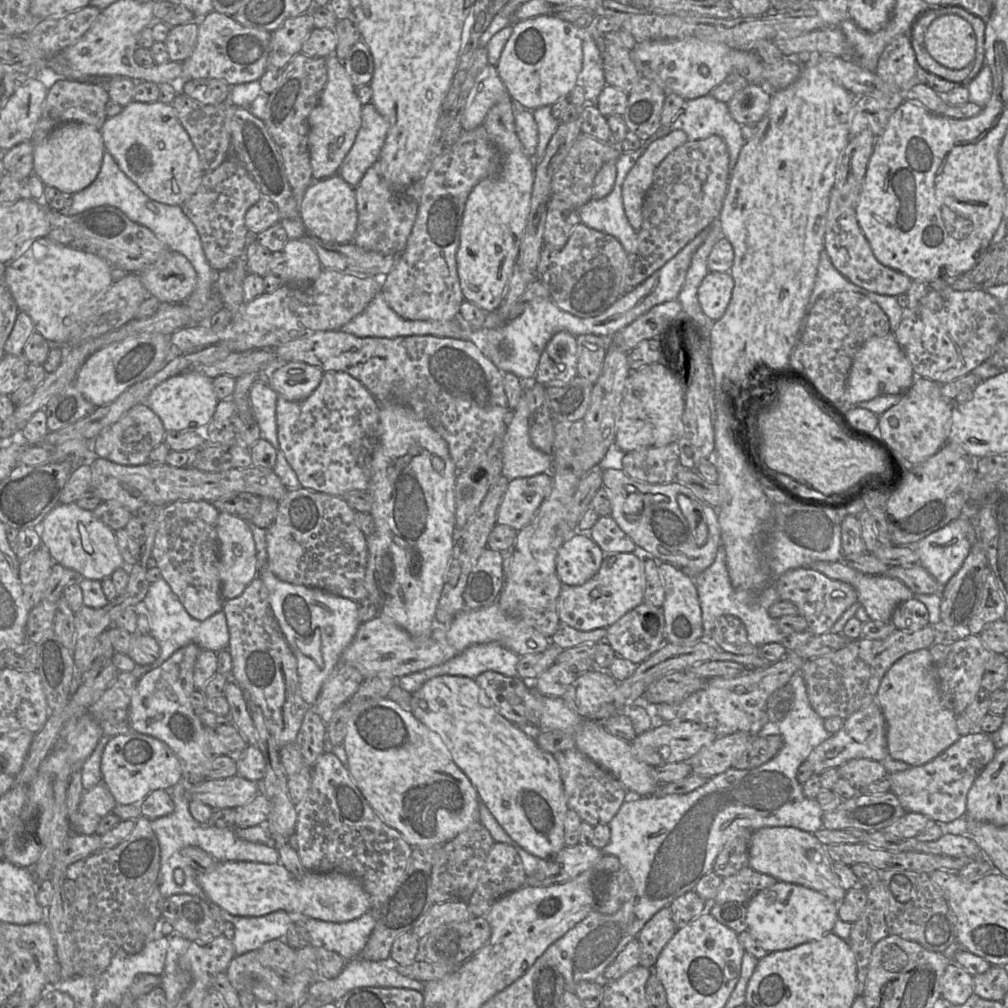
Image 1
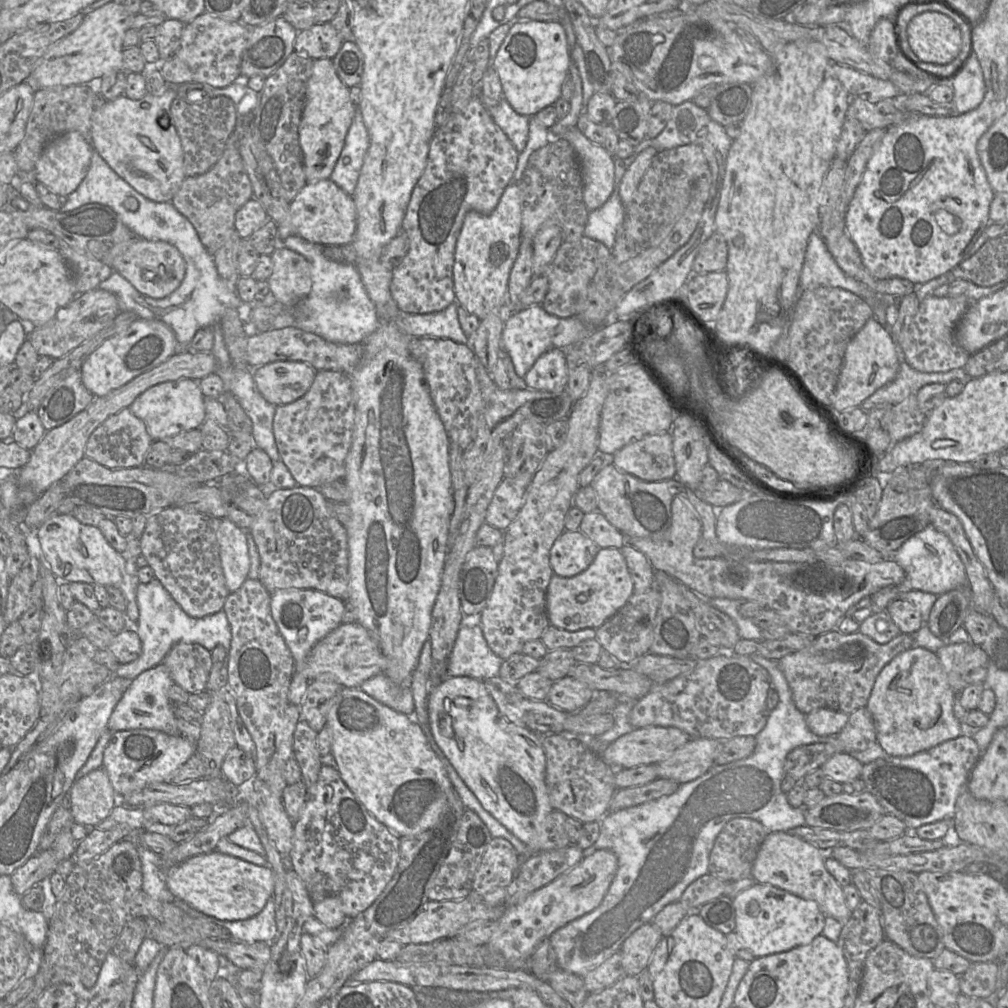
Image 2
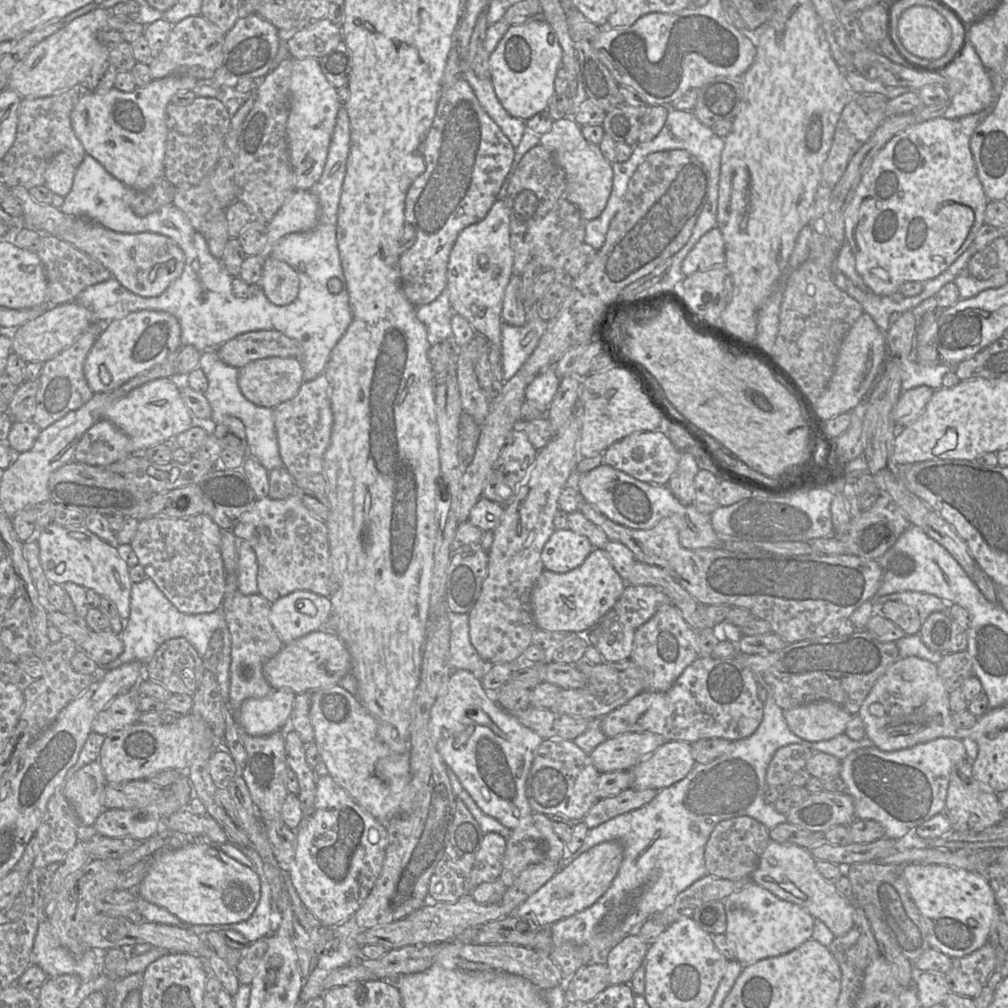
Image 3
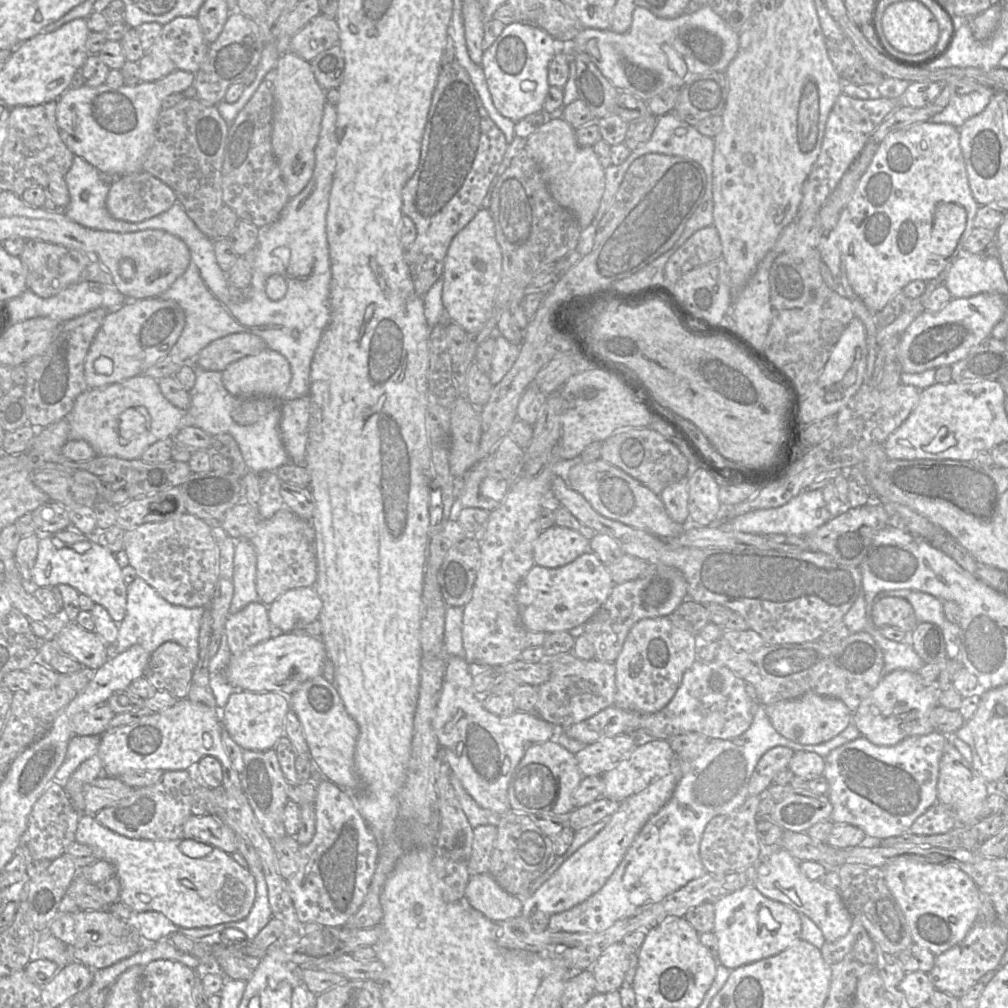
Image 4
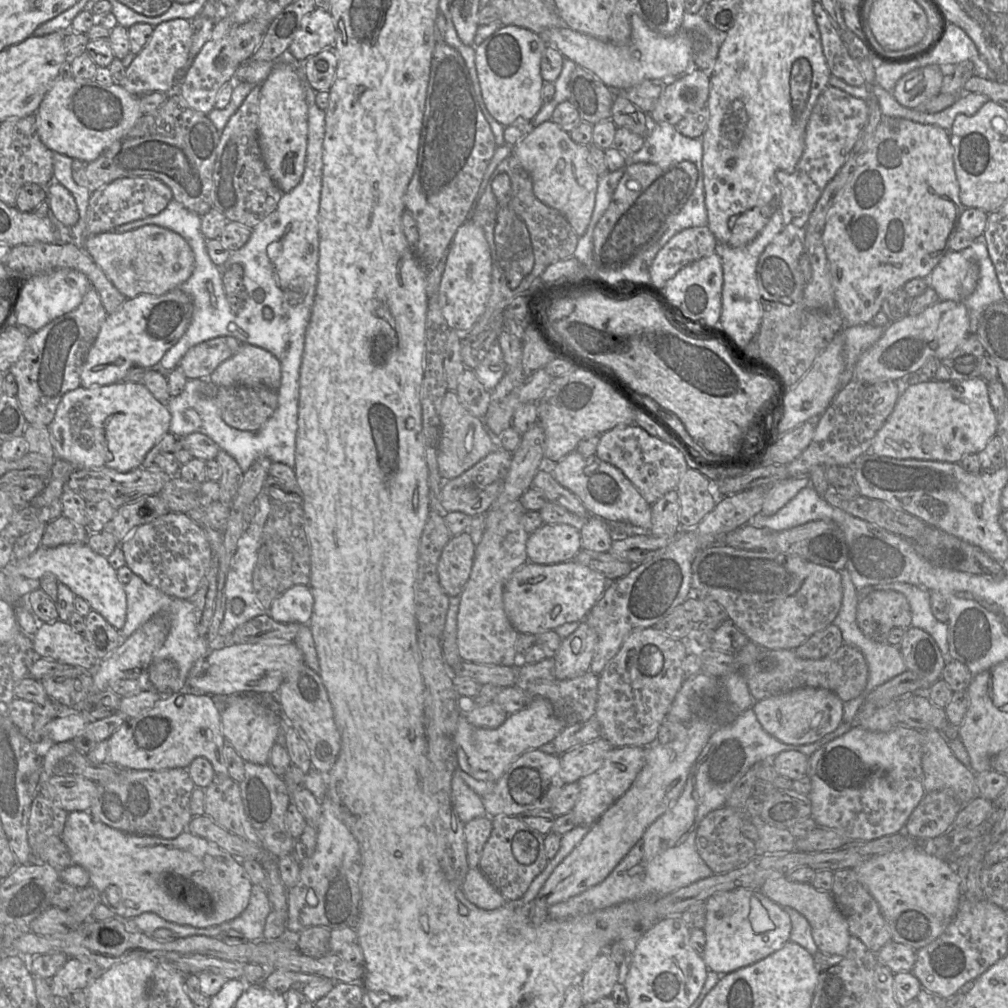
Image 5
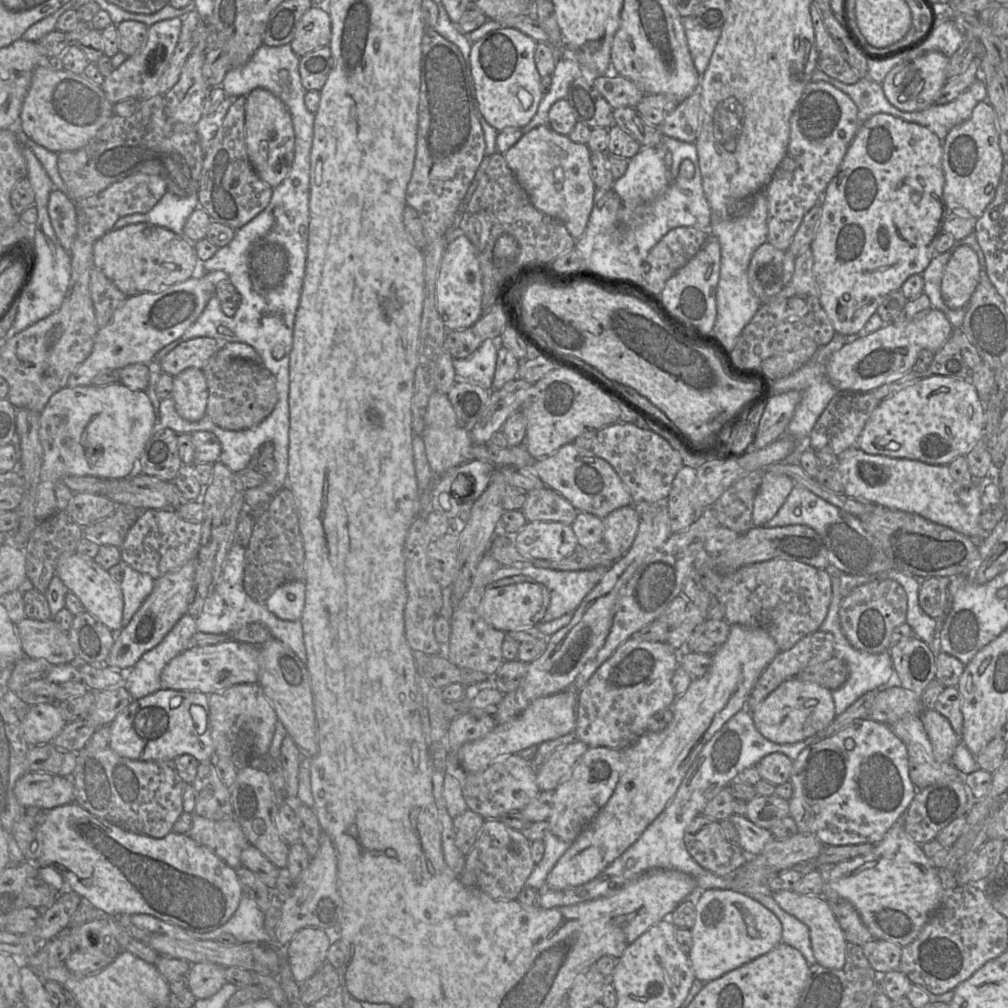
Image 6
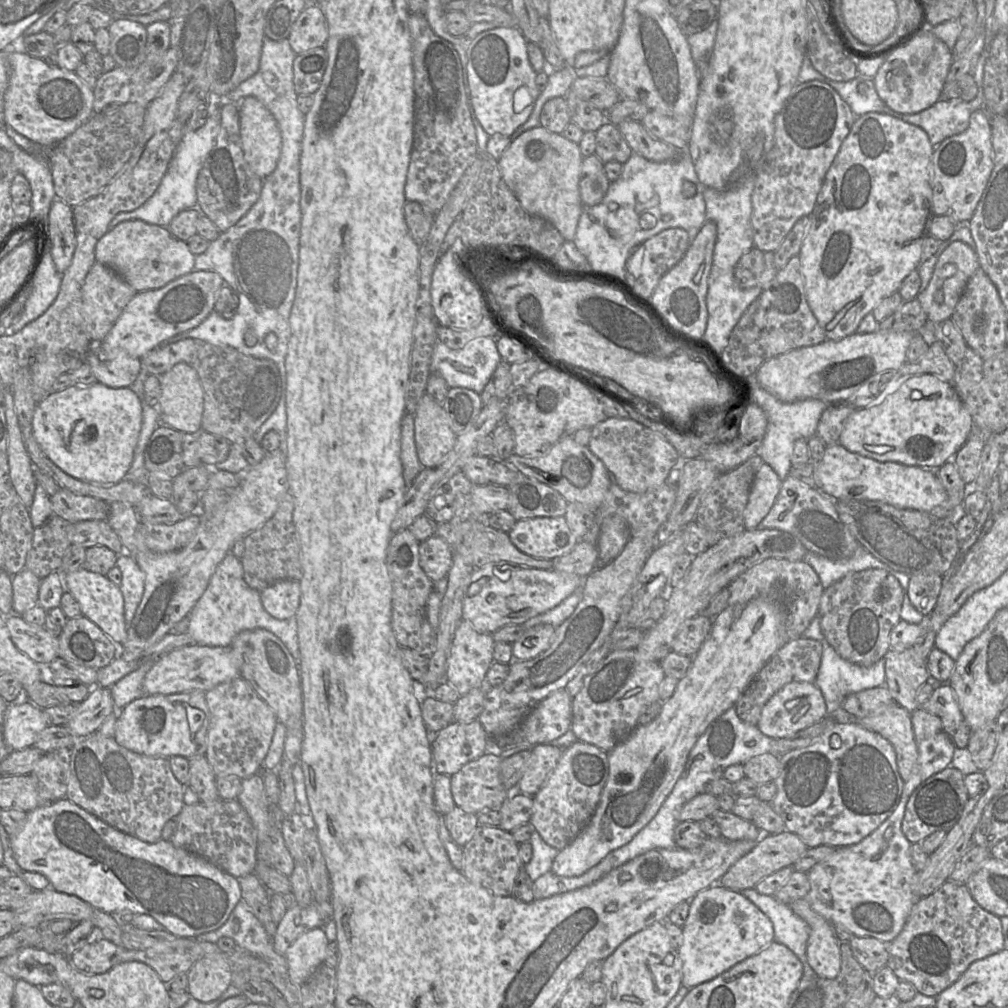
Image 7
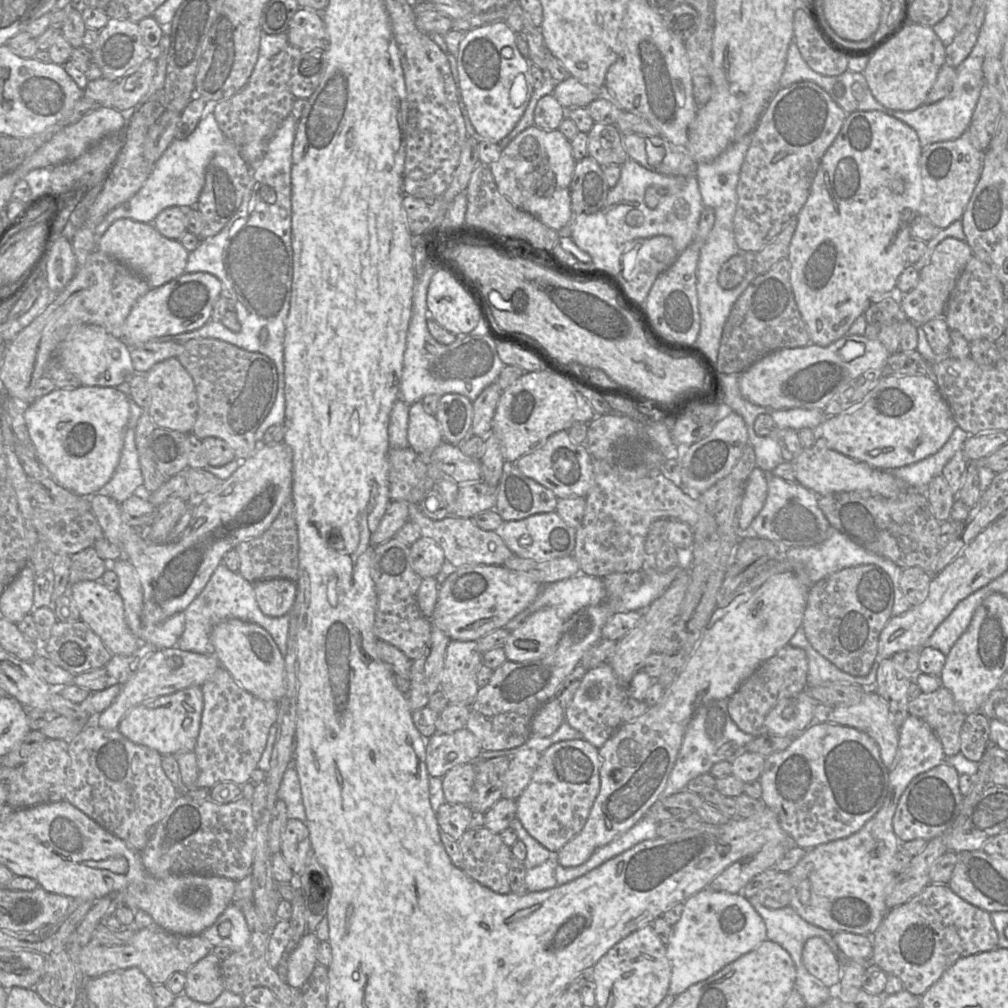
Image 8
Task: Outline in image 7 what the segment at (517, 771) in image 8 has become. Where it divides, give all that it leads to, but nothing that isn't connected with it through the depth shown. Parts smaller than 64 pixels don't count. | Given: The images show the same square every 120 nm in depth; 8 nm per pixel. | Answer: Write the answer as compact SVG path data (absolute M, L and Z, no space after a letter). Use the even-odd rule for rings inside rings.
M552 744L533 746L530 750L530 757L525 764L525 771L517 784L516 791L534 796L555 769L563 750Z

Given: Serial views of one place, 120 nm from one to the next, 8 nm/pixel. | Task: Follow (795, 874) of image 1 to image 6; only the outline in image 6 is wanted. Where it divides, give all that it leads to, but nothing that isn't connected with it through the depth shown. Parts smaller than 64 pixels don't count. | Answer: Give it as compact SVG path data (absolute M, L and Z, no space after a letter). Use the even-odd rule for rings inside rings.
M793 890L775 891L771 895L783 910L795 916L809 928L816 962L829 969L843 968L846 961L847 941L828 901L822 895L799 894Z

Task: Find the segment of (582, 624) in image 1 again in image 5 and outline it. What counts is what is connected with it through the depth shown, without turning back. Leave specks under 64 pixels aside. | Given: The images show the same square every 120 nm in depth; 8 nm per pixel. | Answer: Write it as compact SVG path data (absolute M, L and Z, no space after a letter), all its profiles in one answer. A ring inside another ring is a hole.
M573 559L550 565L528 561L511 575L505 585L505 613L519 633L536 635L554 630L562 624L584 620L608 584L602 573Z

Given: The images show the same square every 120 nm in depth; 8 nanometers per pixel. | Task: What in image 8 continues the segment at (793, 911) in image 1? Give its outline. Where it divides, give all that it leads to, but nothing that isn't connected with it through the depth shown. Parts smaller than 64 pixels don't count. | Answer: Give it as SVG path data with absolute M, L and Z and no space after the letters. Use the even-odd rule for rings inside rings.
M704 888L684 902L681 918L672 926L666 945L672 967L668 994L677 996L691 985L706 980L766 939L765 922L749 899L742 894Z

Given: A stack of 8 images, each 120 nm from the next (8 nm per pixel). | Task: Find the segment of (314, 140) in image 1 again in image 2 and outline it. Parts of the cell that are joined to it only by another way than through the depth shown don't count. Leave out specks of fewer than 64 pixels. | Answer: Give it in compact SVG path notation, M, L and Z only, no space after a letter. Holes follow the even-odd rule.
M332 59L314 60L298 129L307 183L330 178L343 149L356 109L357 106L350 98L350 89L338 77Z

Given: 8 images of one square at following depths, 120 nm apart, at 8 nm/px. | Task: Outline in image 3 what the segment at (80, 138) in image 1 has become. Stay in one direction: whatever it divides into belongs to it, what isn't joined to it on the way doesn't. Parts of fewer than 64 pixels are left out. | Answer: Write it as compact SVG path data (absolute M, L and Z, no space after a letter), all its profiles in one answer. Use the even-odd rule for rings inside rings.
M59 152L46 167L44 185L54 194L65 198L72 188L76 170L71 154Z

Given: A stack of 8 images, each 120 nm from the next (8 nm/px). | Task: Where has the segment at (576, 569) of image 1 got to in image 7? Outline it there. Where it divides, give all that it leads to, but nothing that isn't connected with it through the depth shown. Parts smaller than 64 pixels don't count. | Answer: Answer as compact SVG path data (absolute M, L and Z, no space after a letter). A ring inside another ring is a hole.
M564 516L518 520L508 536L522 553L551 560L568 554L578 542Z

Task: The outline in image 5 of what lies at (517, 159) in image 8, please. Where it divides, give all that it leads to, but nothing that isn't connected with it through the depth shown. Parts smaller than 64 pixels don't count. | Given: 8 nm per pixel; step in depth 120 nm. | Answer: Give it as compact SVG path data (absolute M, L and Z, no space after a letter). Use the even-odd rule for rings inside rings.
M545 121L513 146L512 155L529 174L533 193L545 205L560 212L581 237L590 223L599 176L589 162L589 145L574 142L553 121Z

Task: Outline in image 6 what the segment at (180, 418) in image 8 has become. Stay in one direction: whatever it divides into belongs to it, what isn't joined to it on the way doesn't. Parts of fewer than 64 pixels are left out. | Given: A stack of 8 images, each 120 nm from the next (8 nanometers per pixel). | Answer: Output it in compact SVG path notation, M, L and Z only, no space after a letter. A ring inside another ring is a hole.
M187 368L173 377L171 397L183 419L197 422L206 415L208 387L203 371Z

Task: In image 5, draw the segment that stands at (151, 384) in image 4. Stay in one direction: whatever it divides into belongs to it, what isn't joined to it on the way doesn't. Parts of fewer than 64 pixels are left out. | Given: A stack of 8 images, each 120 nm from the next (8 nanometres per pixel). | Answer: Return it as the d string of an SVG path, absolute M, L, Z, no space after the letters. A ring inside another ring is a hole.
M116 382L105 386L82 386L65 393L49 425L55 459L63 459L76 469L107 467L118 472L129 472L138 467L146 454L169 432L171 414L166 402L155 398L140 382Z

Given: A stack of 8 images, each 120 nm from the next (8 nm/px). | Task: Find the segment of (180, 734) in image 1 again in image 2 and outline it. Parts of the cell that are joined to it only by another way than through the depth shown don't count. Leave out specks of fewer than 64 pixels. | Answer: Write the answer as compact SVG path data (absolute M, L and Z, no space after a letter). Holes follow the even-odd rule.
M161 662L155 667L144 671L130 682L122 698L115 706L109 720L108 730L111 732L150 729L158 730L168 735L180 735L177 720L172 710L172 702L168 691L174 685L166 666Z

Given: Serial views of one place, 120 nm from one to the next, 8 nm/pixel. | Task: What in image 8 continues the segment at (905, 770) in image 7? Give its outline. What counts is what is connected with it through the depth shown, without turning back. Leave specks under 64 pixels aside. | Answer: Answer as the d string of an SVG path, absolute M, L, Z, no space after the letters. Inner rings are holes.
M867 690L859 703L850 706L833 706L816 703L813 711L813 723L828 722L854 727L869 735L879 746L881 759L885 766L891 770L894 768L894 760L898 750L899 728L893 722L888 703L874 690Z

